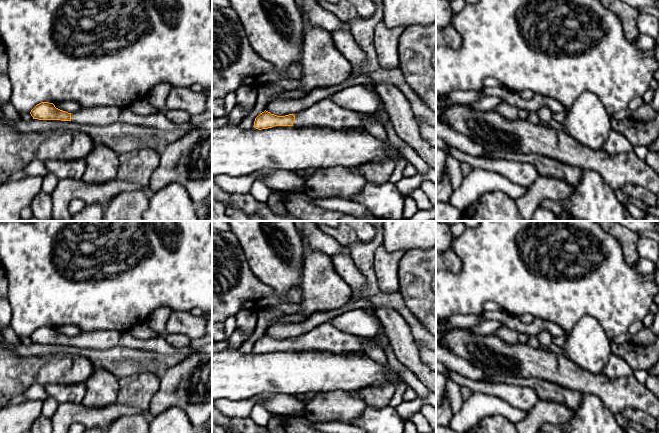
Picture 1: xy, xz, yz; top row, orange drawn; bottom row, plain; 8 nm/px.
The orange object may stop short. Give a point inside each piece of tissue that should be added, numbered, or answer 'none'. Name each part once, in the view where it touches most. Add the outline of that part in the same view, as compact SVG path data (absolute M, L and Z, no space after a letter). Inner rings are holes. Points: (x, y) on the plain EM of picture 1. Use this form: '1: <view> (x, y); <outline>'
1: xz (325, 337); M323 323L307 333L294 338L293 350L319 350L333 353L365 352L366 346L372 343L386 352L390 346L387 336L363 338L344 333L336 329L331 323Z

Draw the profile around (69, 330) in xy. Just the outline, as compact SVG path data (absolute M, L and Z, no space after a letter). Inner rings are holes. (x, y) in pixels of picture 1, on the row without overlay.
M63 325L55 327L54 329L56 332L68 337L74 337L81 334L81 329L75 325Z

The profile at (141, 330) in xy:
M145 321L134 325L129 332L133 337L138 339L150 339L158 336L158 334L150 328Z

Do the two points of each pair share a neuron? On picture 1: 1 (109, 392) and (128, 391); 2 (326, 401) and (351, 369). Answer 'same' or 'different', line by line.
1: different
2: different

